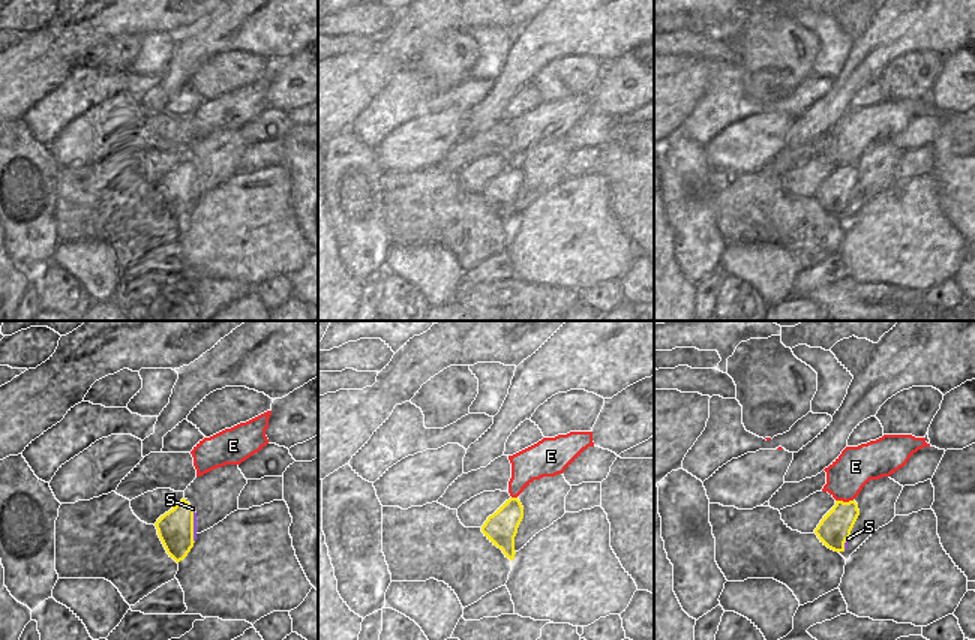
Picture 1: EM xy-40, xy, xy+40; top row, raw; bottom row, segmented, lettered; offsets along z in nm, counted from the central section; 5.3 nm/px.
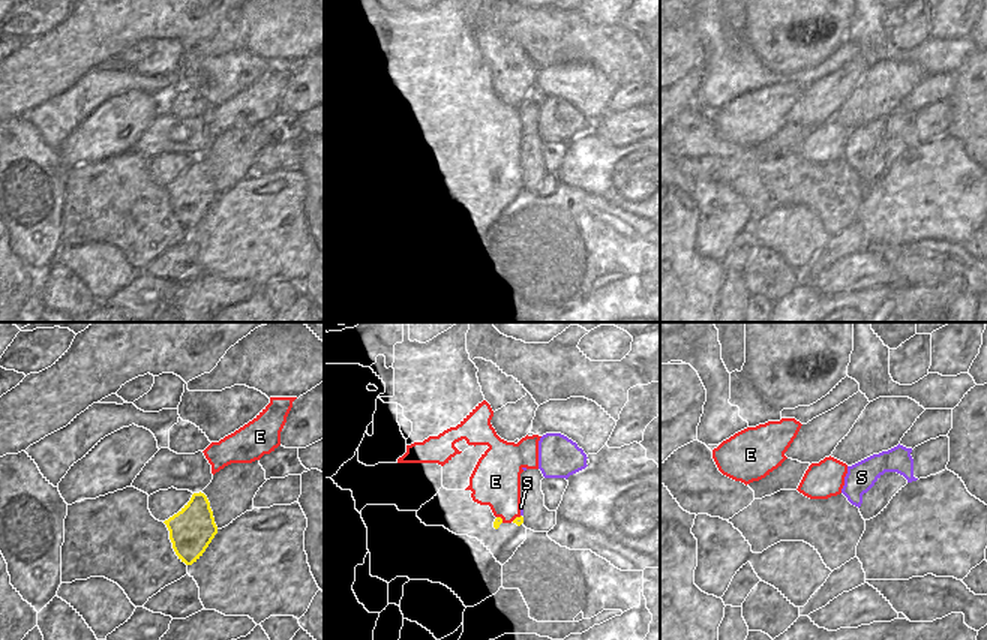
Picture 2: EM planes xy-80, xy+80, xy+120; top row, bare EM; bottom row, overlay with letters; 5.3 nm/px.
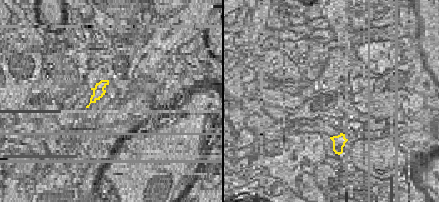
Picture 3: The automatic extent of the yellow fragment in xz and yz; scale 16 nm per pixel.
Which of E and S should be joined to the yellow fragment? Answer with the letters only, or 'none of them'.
S

